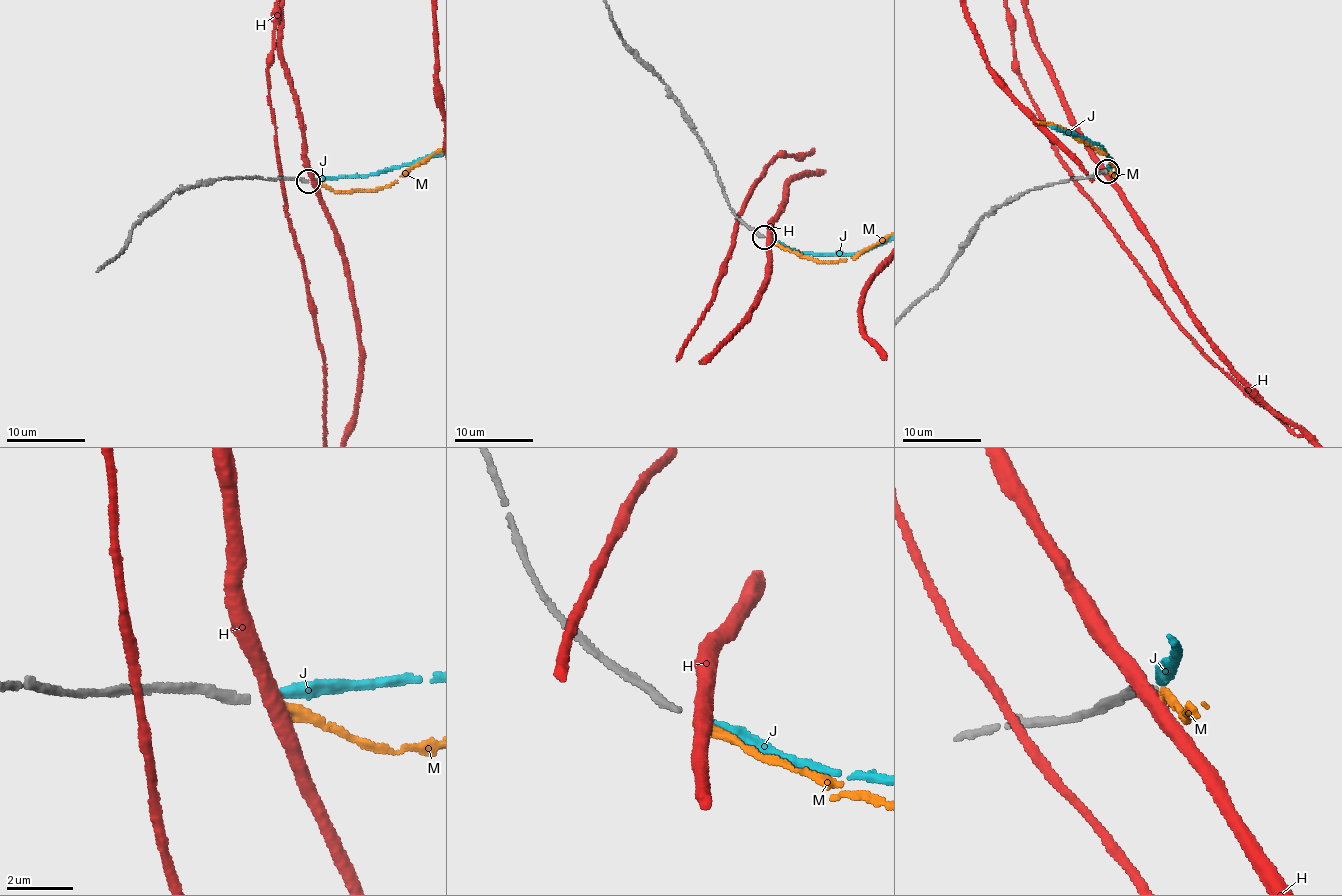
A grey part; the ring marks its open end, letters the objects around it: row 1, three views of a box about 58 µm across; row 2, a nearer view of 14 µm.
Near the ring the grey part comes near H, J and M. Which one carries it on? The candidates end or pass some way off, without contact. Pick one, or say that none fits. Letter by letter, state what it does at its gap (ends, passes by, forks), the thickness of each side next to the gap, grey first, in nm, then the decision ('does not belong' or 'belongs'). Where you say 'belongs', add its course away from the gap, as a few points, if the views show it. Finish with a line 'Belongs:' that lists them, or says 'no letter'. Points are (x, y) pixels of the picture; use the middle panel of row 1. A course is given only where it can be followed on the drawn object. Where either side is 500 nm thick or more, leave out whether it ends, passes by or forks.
H: it passes by | 240/440 nm | does not belong
J: it ends | 240/300 nm | does not belong
M: it ends | 240/220 nm | belongs
Belongs: M

